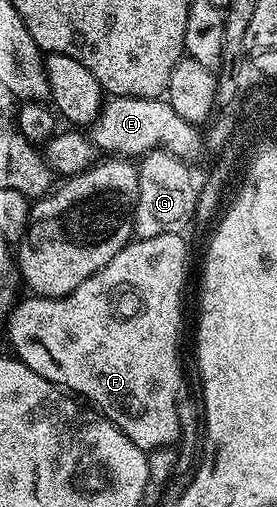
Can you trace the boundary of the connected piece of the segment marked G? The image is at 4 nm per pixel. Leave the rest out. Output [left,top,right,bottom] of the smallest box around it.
[134,151,199,239]

